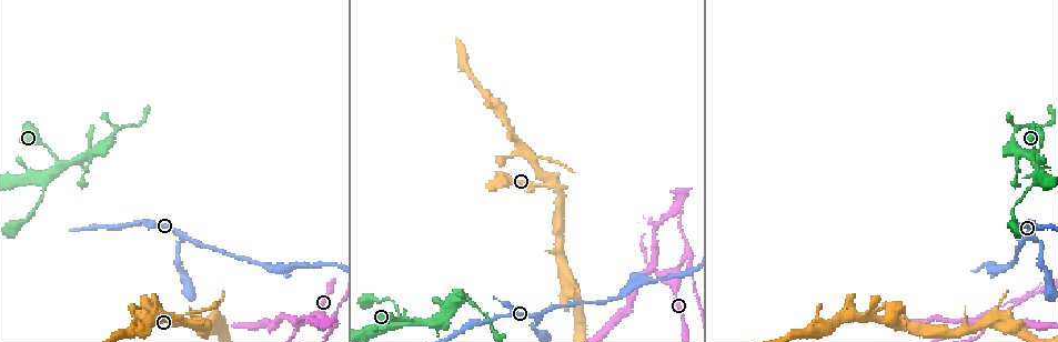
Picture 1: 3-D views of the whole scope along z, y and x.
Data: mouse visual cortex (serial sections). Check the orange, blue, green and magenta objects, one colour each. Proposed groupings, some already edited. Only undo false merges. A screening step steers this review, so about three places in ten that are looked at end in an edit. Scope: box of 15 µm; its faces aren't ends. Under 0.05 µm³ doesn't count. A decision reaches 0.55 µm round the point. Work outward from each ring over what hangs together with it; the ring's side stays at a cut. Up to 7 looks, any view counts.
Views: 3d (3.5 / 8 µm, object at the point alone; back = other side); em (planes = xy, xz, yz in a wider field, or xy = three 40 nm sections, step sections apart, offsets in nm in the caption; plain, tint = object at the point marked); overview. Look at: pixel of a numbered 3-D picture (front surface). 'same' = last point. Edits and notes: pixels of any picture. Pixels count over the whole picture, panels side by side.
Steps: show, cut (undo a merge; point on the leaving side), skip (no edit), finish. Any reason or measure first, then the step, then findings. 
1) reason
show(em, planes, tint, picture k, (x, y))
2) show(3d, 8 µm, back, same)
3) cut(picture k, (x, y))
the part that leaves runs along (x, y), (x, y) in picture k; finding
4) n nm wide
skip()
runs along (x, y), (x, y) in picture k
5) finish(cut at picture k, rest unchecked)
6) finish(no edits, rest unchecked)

two arms in line, one across
show(3d, 3.5 µm, picture 1, (545, 187))

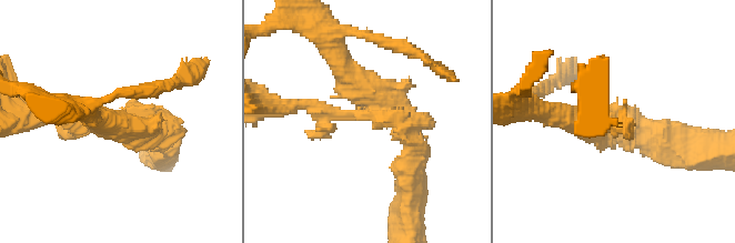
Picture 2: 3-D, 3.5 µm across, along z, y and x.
need the tissue
show(em, xy, step 3, tint, picture 2, (367, 116))

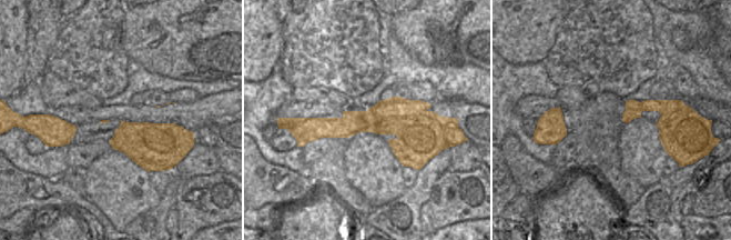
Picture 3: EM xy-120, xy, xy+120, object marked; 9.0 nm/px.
skip()
runs along (425, 111), (310, 129) in picture 3; all the same cell

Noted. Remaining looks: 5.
side arm on a straight run
show(3d, 3.5 µm, picture 1, (686, 256))

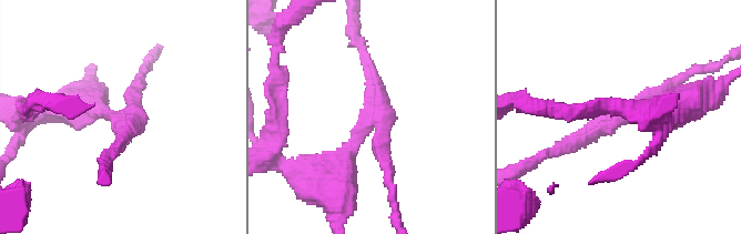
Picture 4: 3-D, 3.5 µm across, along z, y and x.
3 arms; arms of 200, 200, 350 nm
show(em, xy, step 1, tint, picture 4, (129, 114))

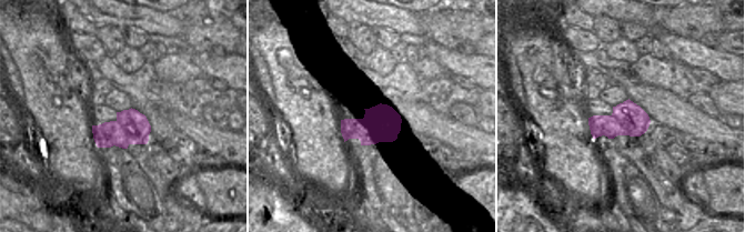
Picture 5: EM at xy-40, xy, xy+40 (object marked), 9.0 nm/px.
cut it another way
show(em, planes, tint, same)

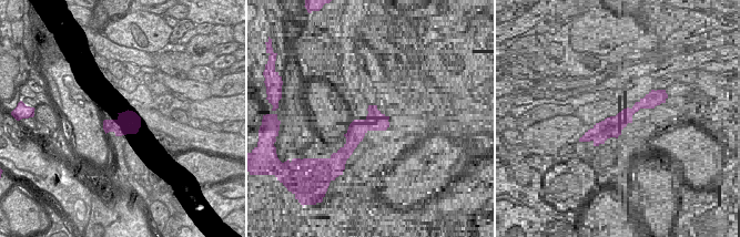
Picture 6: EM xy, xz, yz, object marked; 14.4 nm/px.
cut(picture 4, (384, 154))
the part that leaves runs along (375, 118), (395, 205) in picture 4; two cells meet here

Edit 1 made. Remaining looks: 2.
finish(cut at picture 4, rest unchecked)

